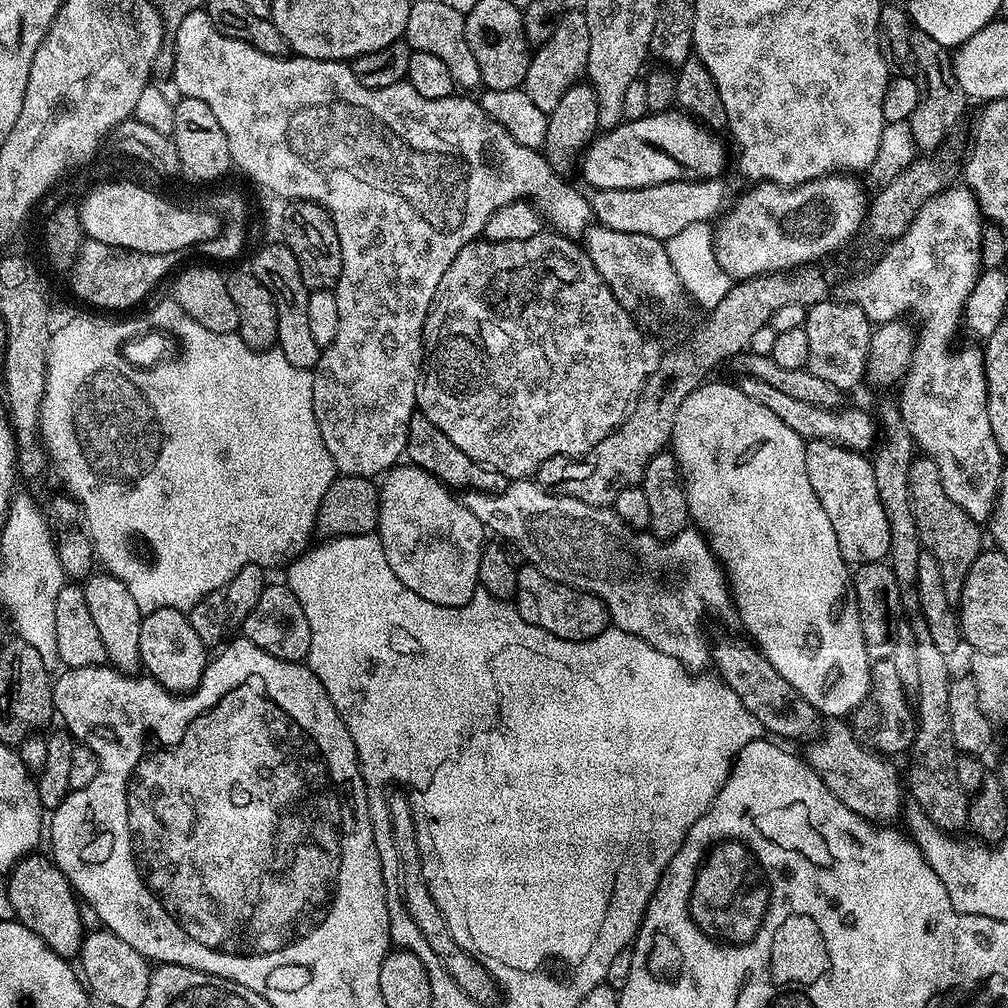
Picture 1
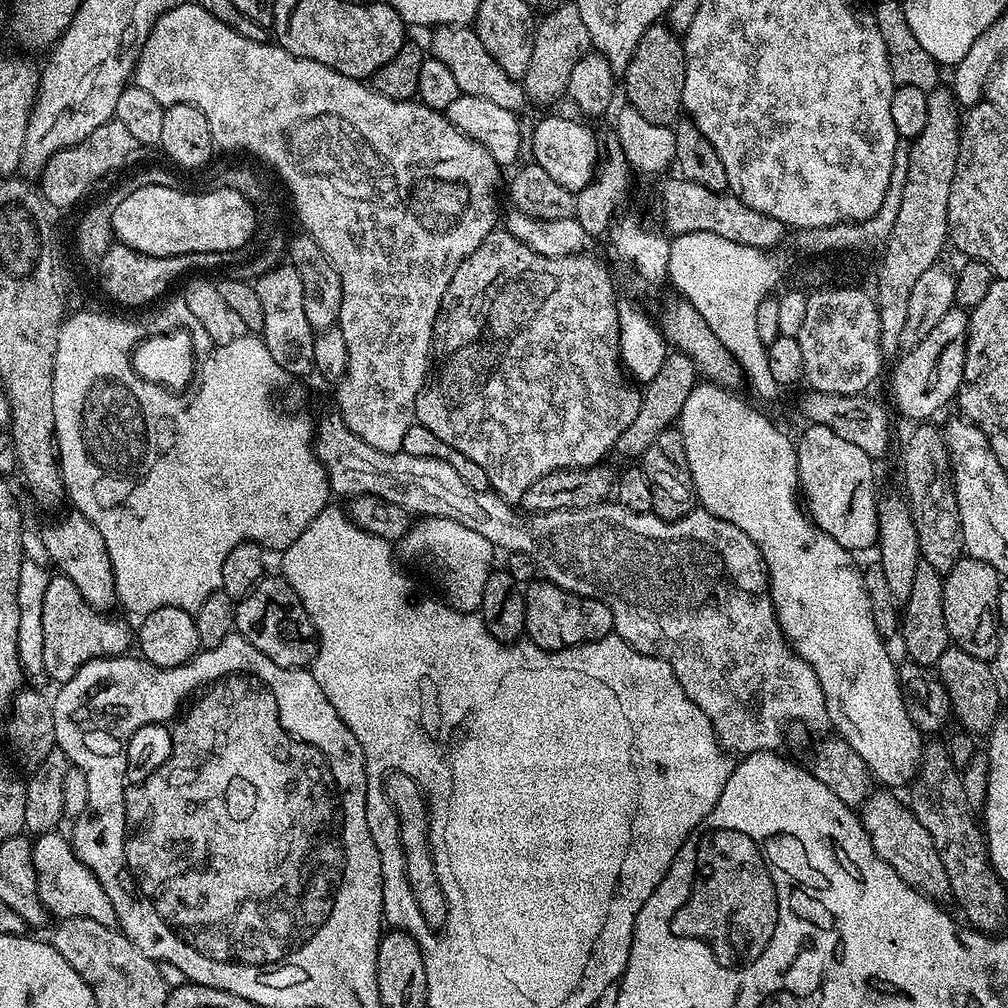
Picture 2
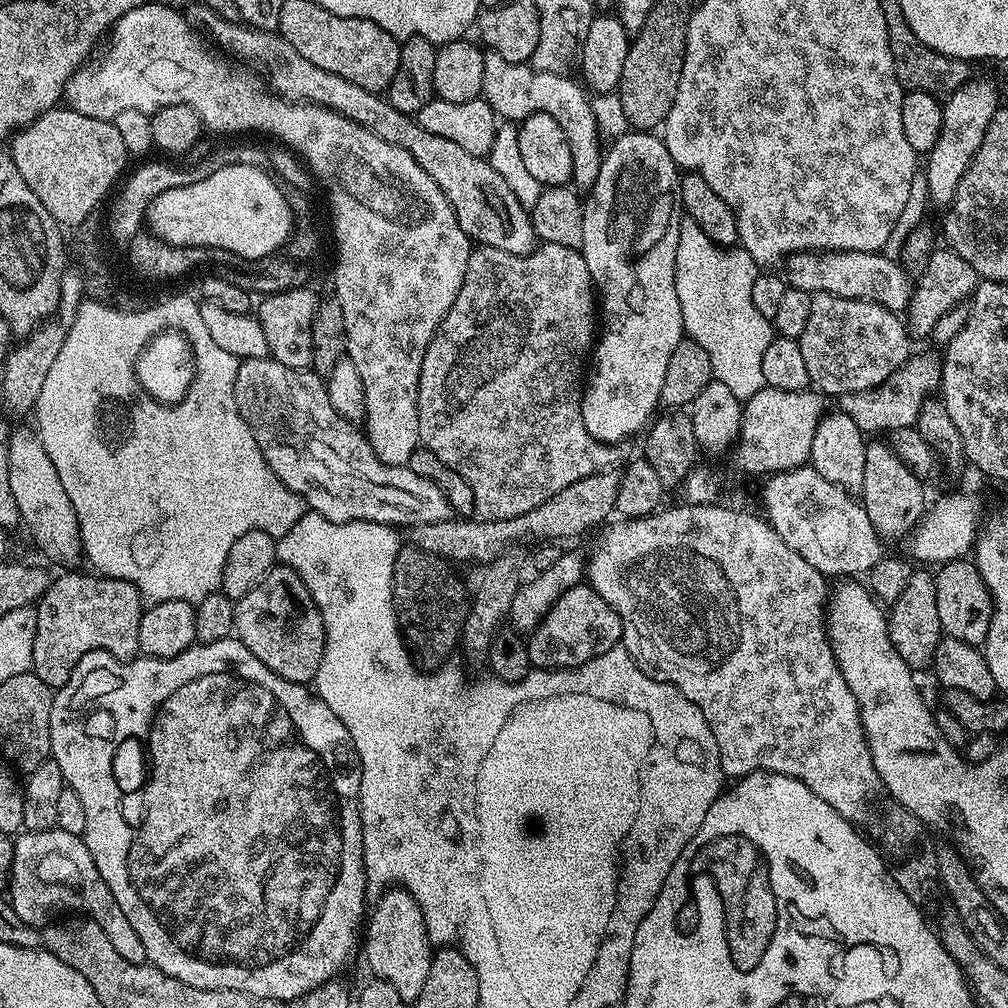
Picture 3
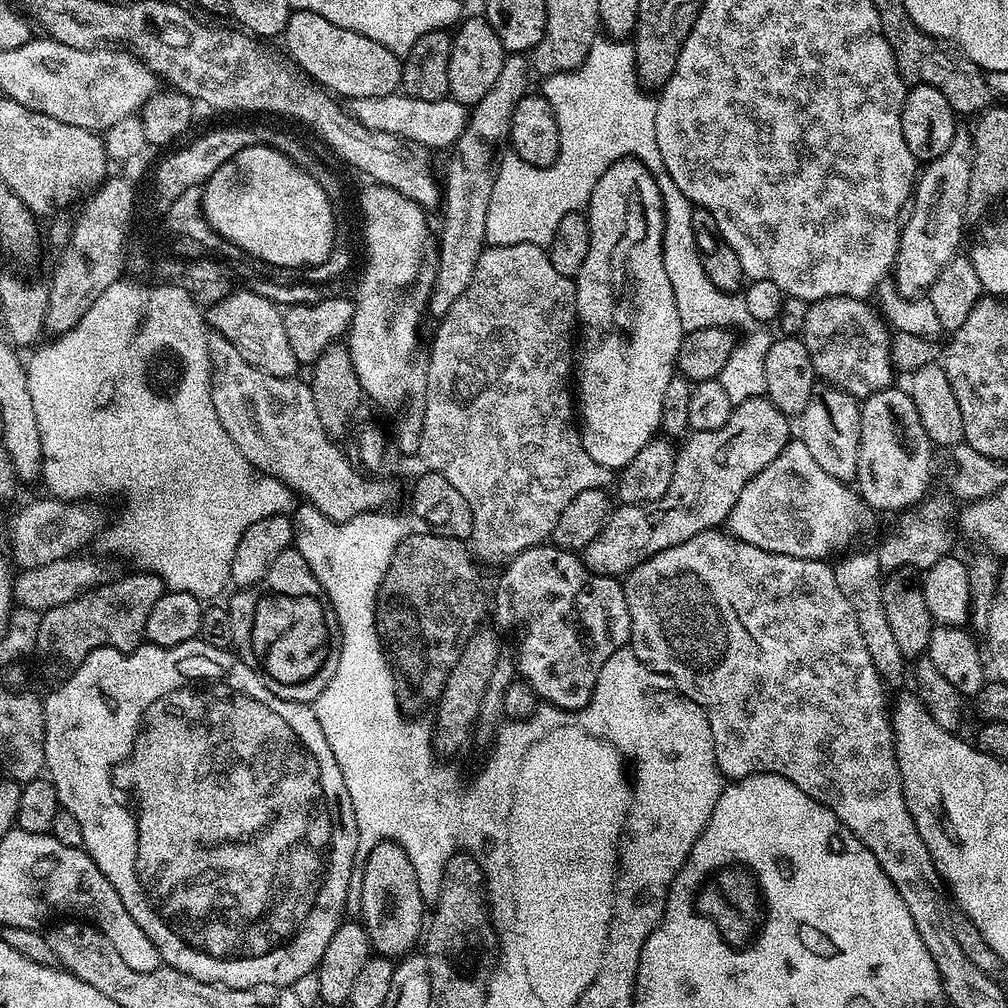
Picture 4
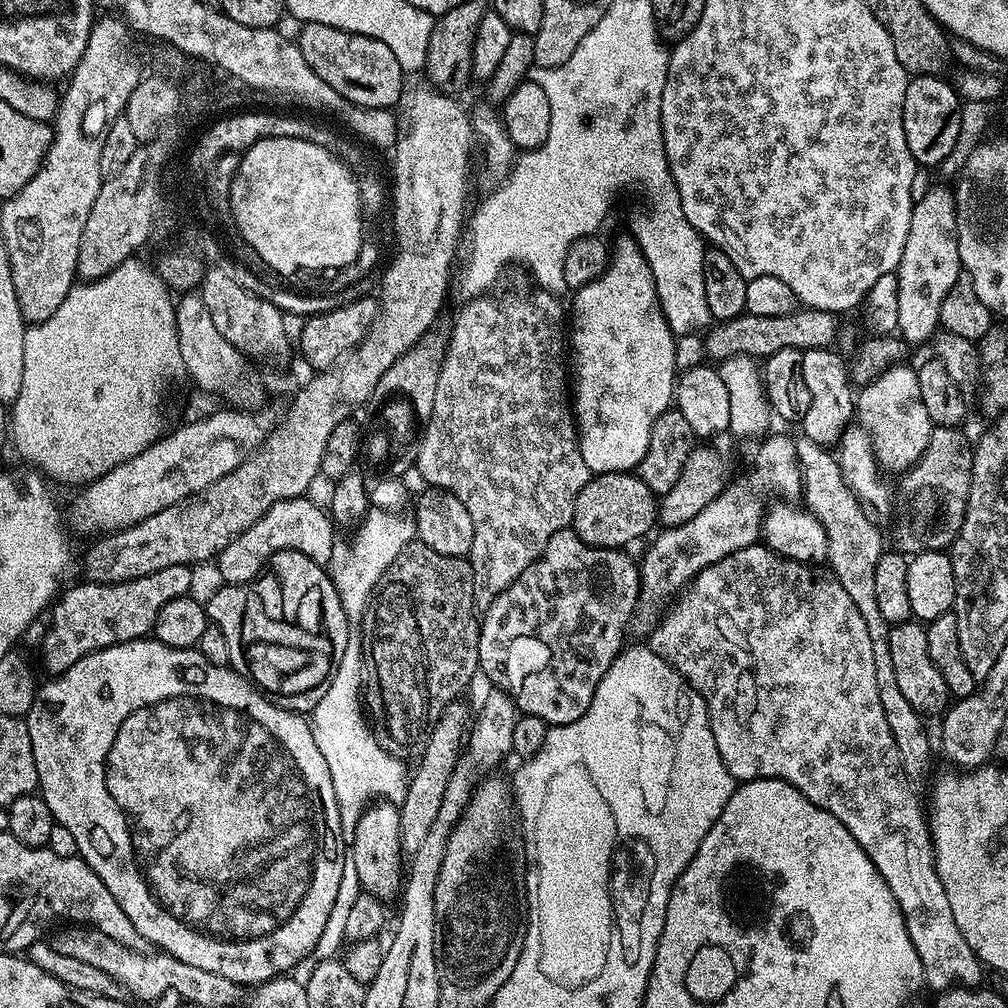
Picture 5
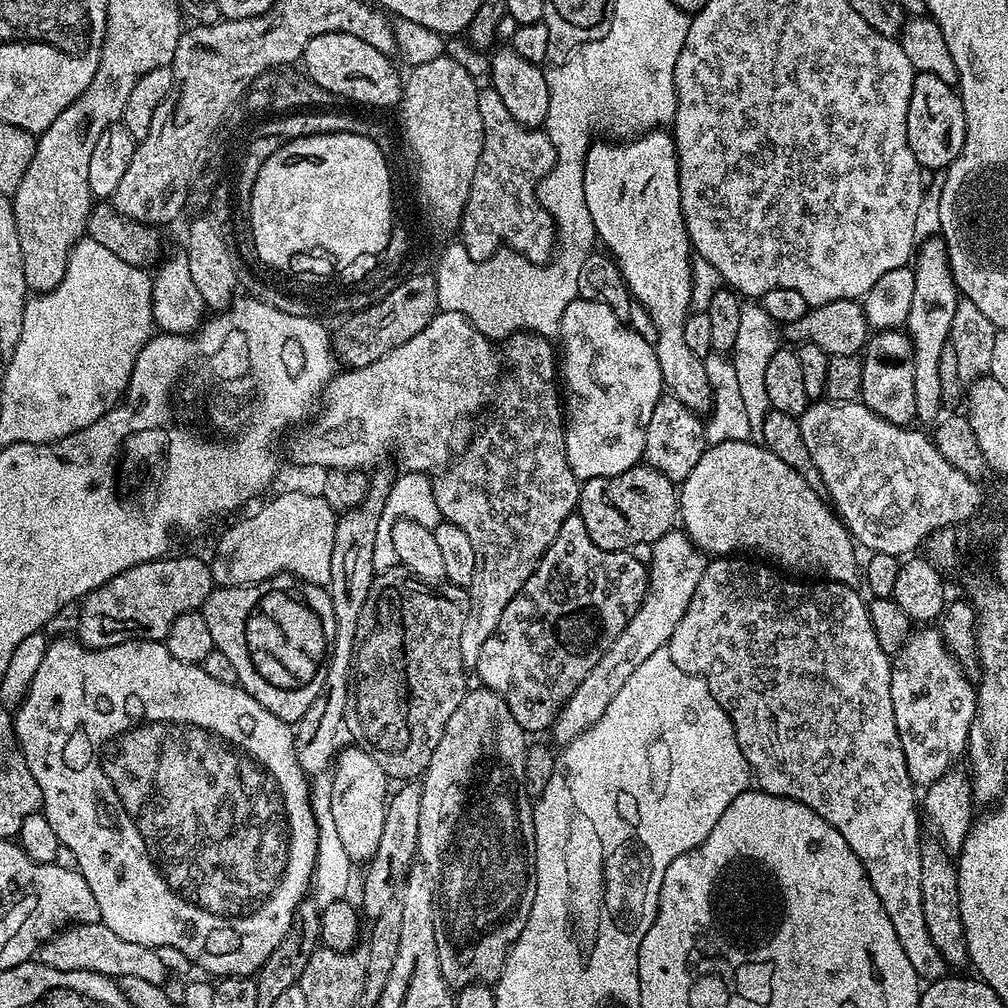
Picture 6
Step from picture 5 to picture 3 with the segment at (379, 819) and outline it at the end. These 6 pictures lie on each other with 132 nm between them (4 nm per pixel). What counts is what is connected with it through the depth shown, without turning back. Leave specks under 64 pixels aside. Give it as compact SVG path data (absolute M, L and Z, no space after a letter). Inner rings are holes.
M399 886L389 887L375 901L376 909L371 909L362 932L362 952L368 959L371 975L385 980L398 990L398 998L406 1002L415 1002L422 994L422 985L426 983L426 974L430 974L430 962L434 945L428 939L426 922L418 902Z

